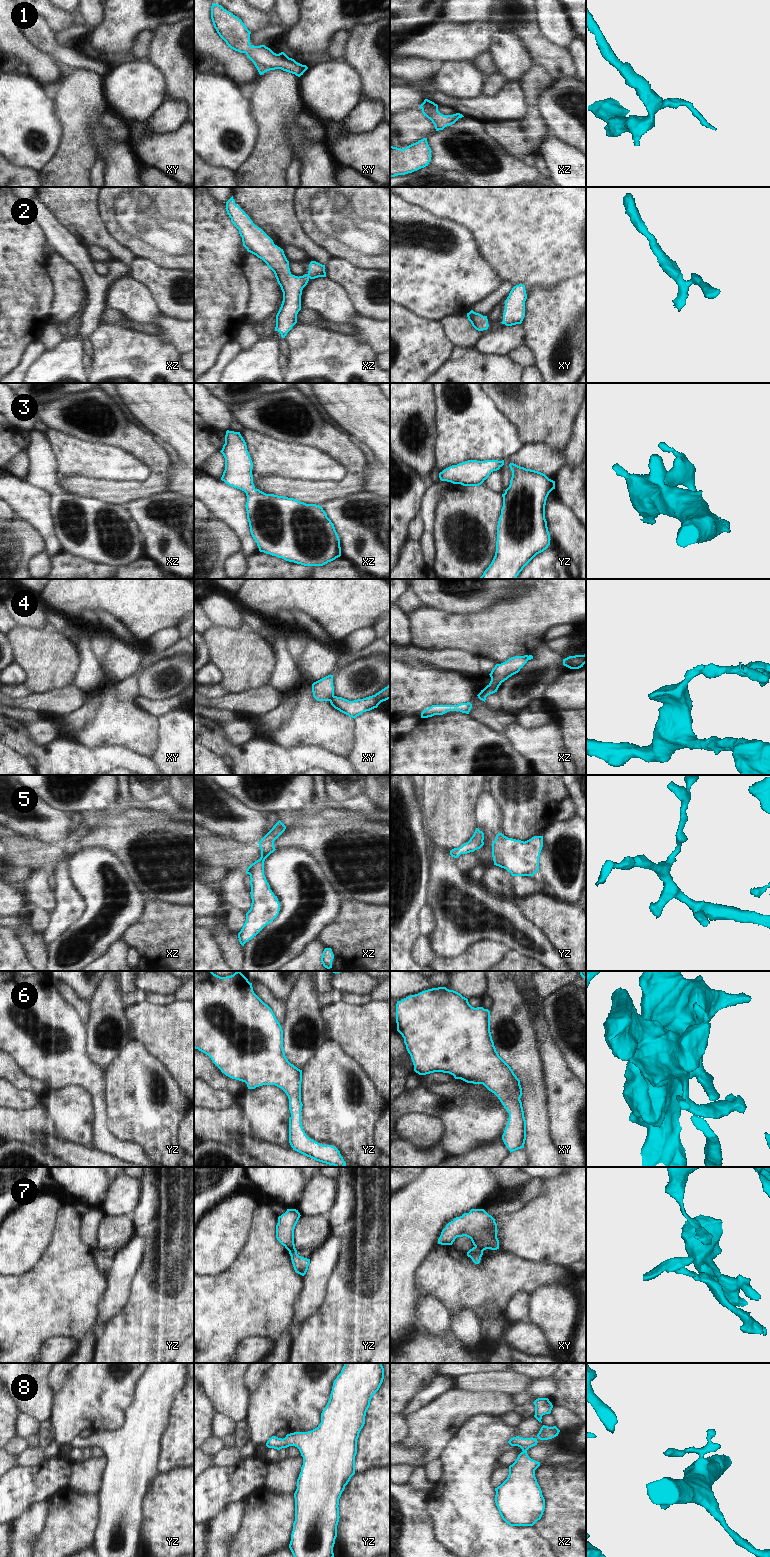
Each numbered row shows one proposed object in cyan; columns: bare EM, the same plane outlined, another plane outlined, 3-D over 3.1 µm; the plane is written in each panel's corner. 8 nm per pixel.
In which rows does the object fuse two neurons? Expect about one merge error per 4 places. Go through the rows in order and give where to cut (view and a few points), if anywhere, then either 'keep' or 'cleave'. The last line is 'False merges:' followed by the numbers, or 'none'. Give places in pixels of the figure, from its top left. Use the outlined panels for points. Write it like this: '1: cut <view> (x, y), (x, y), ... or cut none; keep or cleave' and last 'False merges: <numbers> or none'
1: cut none; keep
2: cut none; keep
3: cut none; keep
4: cut xy (333, 695), (328, 700); cleave
5: cut none; keep
6: cut none; keep
7: cut xy (475, 1246), (482, 1251); cleave
8: cut none; keep
False merges: 4, 7

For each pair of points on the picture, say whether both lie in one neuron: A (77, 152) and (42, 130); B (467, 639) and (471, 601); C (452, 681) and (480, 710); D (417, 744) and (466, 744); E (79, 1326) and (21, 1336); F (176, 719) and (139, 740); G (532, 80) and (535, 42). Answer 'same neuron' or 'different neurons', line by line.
A: different neurons
B: different neurons
C: different neurons
D: same neuron
E: same neuron
F: different neurons
G: different neurons

